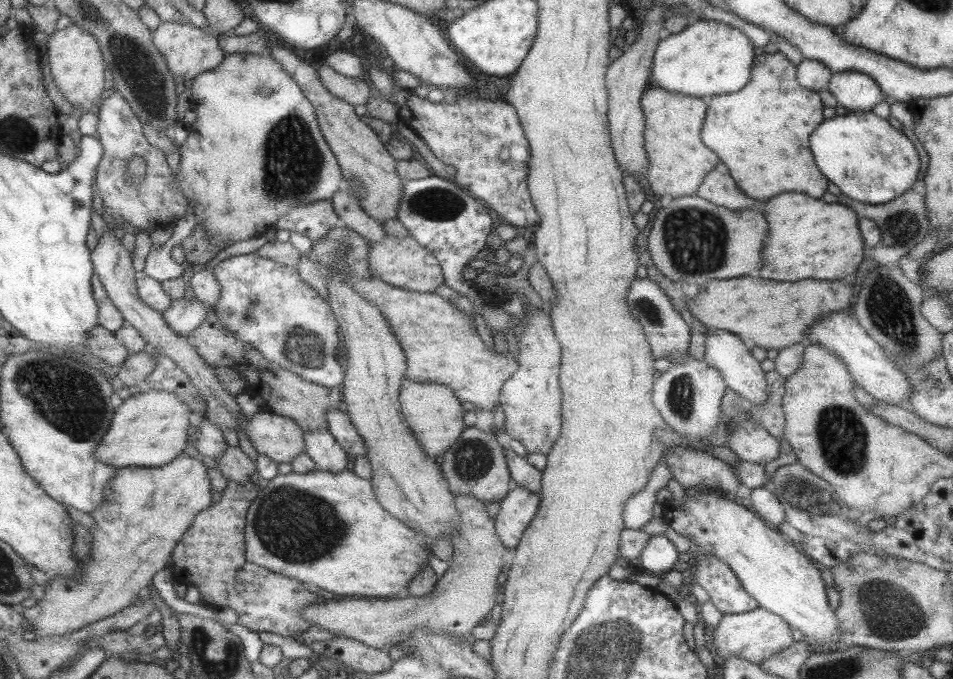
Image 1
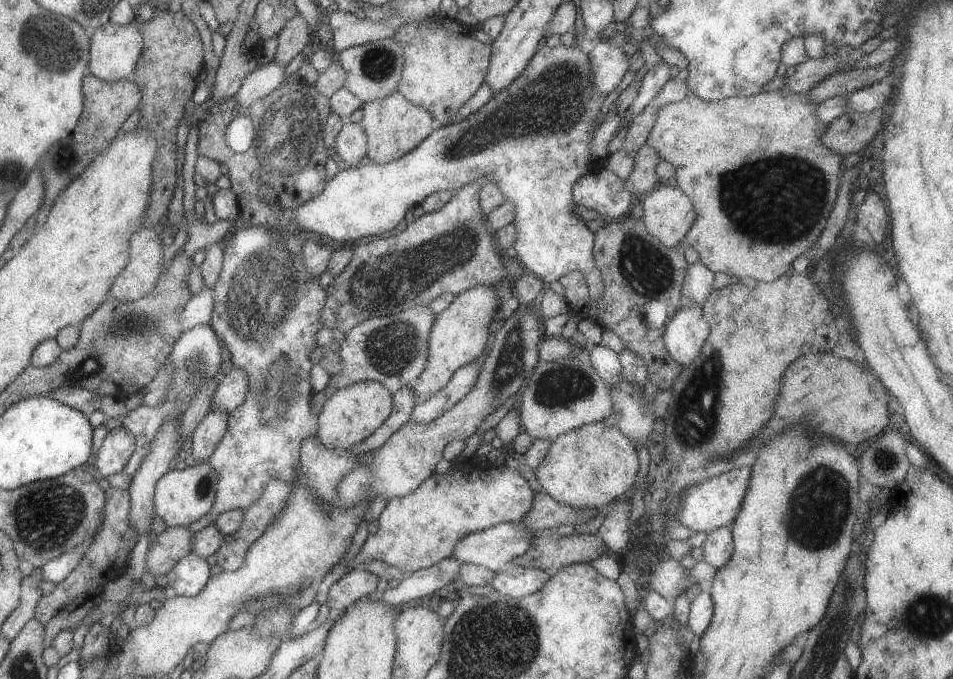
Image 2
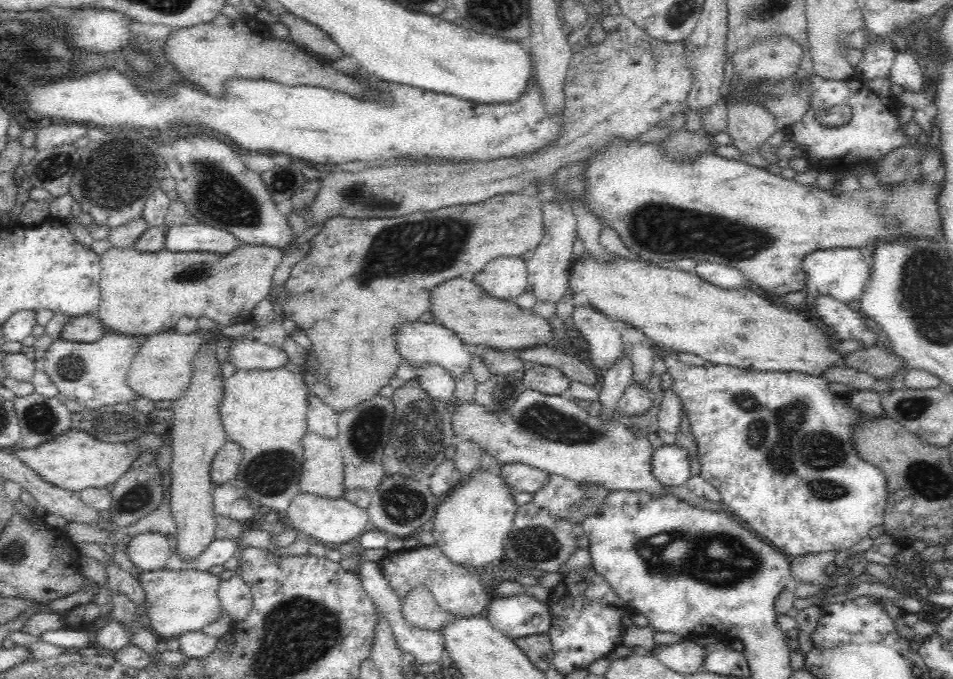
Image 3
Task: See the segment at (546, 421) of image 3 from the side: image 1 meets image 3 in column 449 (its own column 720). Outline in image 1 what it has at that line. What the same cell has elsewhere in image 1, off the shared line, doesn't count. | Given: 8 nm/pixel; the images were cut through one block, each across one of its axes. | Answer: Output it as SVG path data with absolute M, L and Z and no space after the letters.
M689 357L683 363L675 363L653 381L651 400L661 418L669 428L685 436L700 440L711 436L713 429L722 419L720 412L721 396L726 384L713 367L702 360Z

